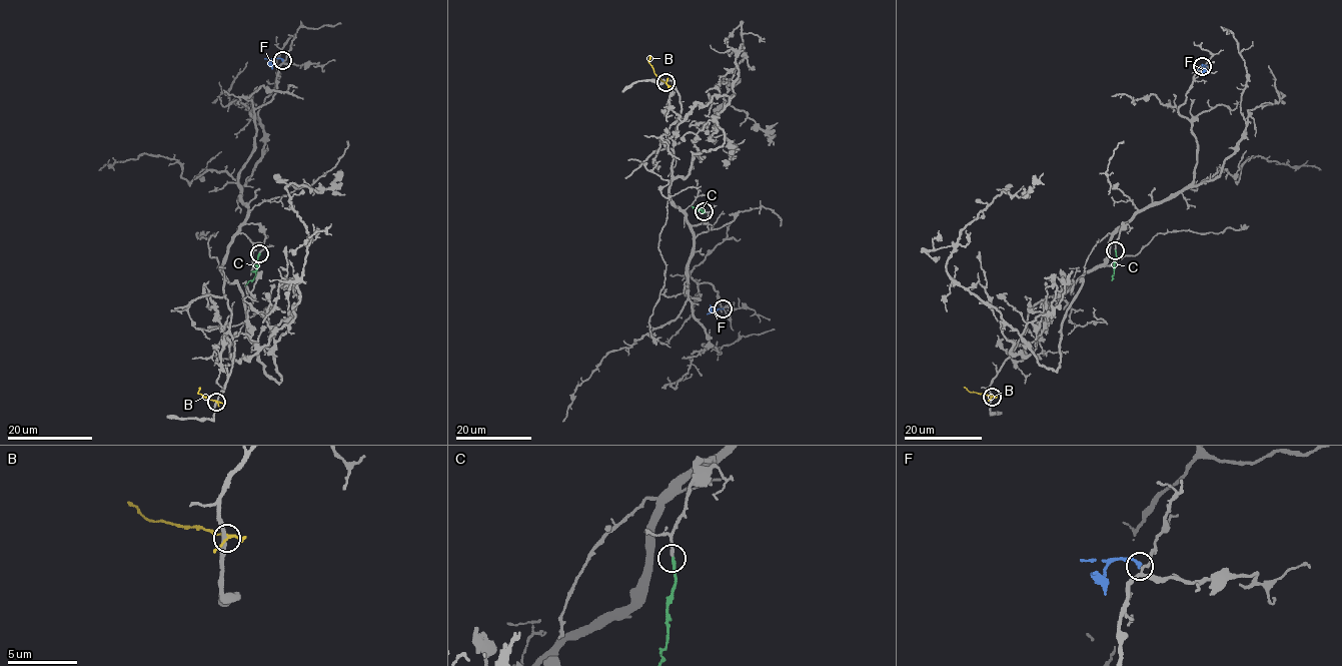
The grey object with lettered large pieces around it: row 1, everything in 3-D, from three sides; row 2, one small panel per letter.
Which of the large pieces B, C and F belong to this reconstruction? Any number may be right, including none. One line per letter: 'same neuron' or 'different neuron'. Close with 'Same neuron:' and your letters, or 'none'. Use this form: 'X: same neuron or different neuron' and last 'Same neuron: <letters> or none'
B: different neuron
C: same neuron
F: different neuron
Same neuron: C

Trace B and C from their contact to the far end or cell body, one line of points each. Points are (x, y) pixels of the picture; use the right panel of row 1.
B: (992, 397), (970, 392), (963, 387)
C: (1115, 250), (1112, 280)

